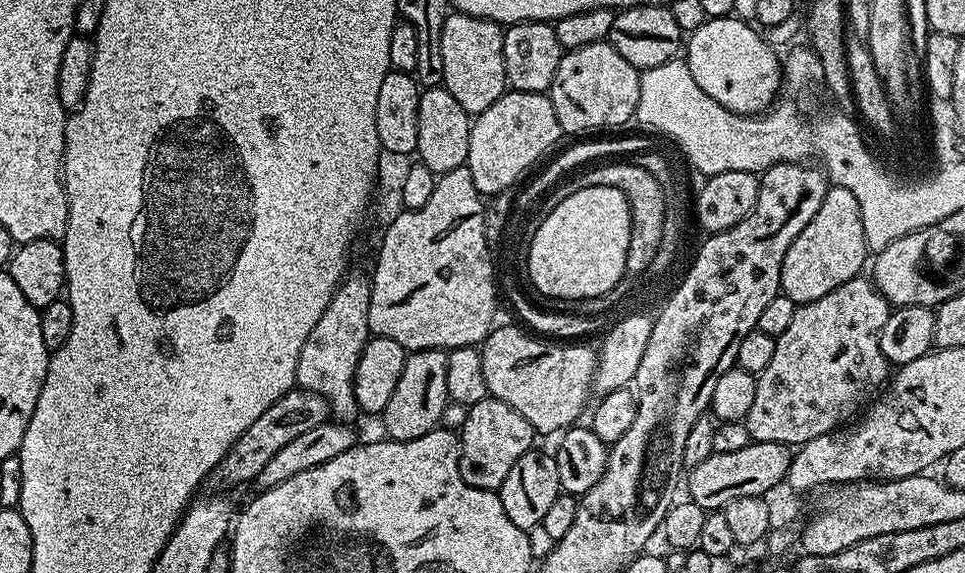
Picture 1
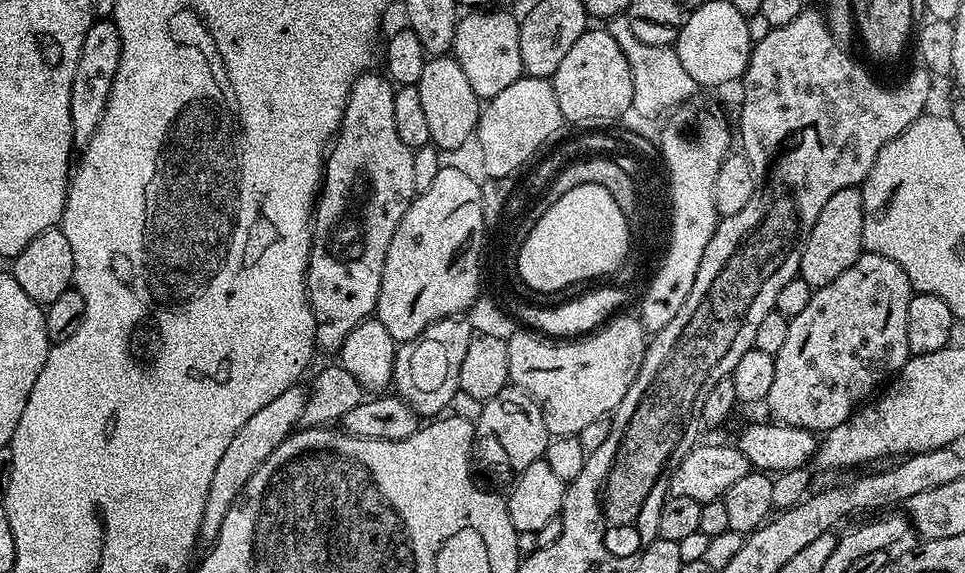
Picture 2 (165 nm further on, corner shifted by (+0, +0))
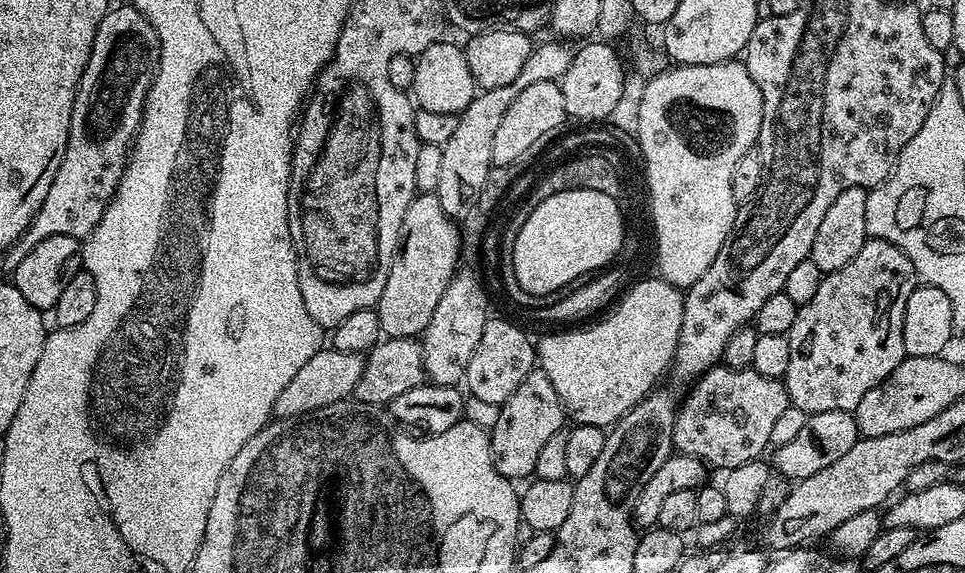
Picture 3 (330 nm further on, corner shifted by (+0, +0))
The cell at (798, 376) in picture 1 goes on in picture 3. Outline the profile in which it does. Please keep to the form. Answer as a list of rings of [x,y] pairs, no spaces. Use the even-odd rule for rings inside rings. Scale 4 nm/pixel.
[[[869,238],[842,270],[827,273],[814,298],[799,305],[794,326],[787,335],[790,366],[786,366],[782,379],[789,405],[803,414],[822,414],[826,410],[855,413],[866,393],[882,384],[904,361],[902,318],[906,314],[906,302],[917,286],[918,277],[910,258],[889,240]]]

